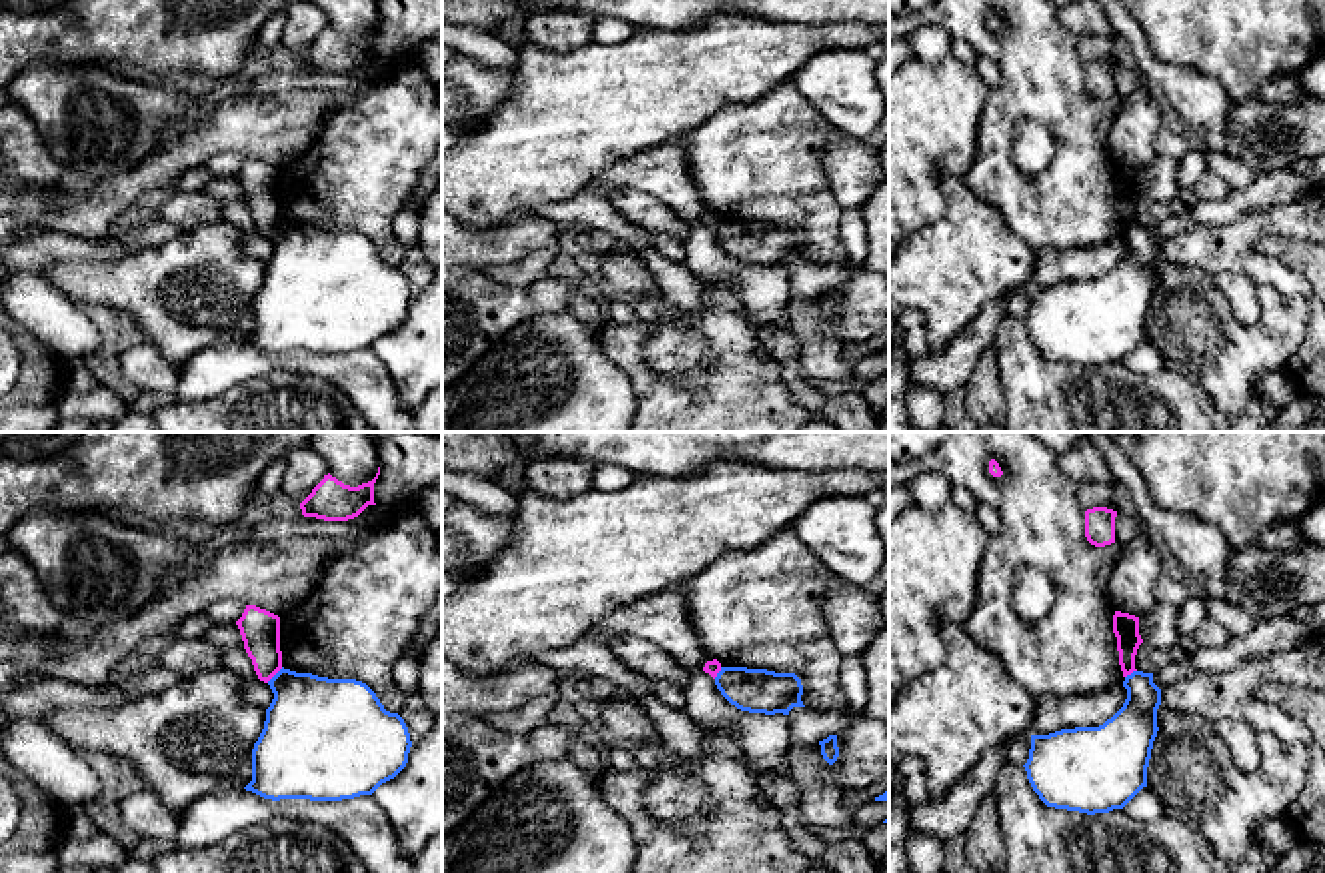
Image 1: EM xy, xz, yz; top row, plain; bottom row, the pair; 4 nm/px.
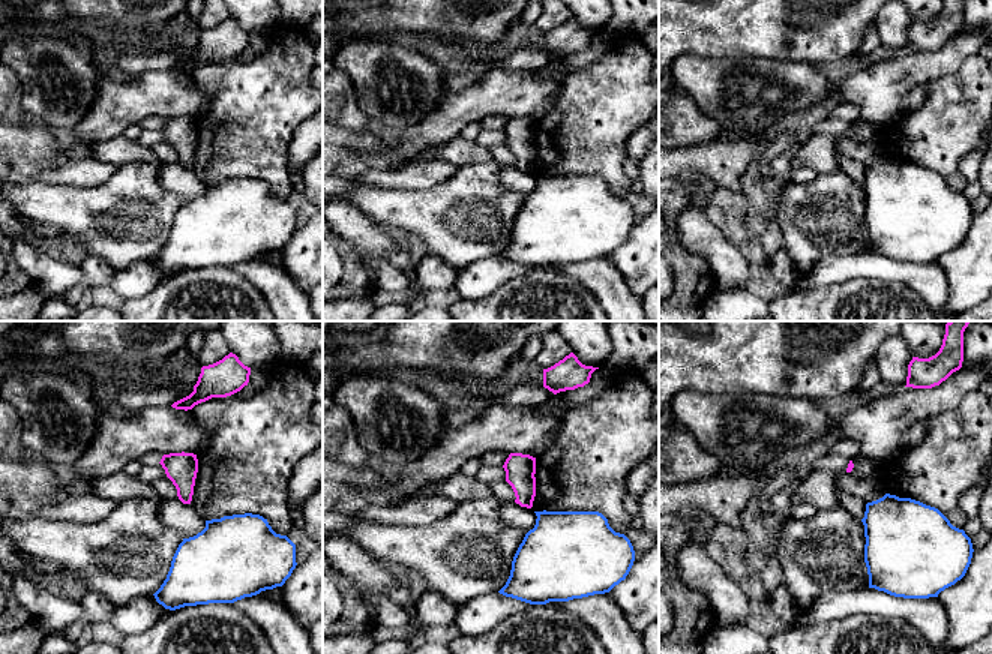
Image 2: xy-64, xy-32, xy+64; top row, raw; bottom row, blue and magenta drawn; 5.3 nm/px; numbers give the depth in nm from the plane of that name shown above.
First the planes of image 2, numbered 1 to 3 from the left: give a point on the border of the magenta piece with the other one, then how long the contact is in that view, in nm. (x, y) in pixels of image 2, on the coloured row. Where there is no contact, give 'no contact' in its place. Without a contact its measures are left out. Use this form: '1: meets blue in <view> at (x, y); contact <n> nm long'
1: no contact
2: no contact
3: no contact

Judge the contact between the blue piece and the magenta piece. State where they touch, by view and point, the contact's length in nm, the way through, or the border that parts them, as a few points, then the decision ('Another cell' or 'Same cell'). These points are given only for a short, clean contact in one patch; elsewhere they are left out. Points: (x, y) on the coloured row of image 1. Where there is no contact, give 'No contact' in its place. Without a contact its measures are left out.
Touches blue at xy (276, 674). Shared border 90 nm. Boundary: xy (282, 668), (266, 682). Another cell

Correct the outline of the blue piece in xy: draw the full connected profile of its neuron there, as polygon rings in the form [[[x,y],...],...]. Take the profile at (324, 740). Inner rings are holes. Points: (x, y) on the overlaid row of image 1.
[[[280,669],[268,681],[274,699],[252,749],[252,781],[244,787],[264,799],[342,801],[372,795],[408,763],[408,727],[384,709],[376,693],[356,679],[328,679]]]

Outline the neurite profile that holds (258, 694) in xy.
[[[242,679],[240,693],[248,703],[262,709],[268,709],[274,699],[270,685],[254,679]]]

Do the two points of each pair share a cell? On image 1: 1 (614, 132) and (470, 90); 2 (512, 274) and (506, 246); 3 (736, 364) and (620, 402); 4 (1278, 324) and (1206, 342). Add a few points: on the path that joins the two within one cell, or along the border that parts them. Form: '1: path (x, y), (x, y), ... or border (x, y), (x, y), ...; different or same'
1: border (516, 64), (510, 92), (466, 130); different
2: border (556, 250), (534, 250), (516, 260), (484, 268); different
3: border (608, 358), (626, 378), (634, 410); different
4: path (1260, 342), (1224, 342); same

